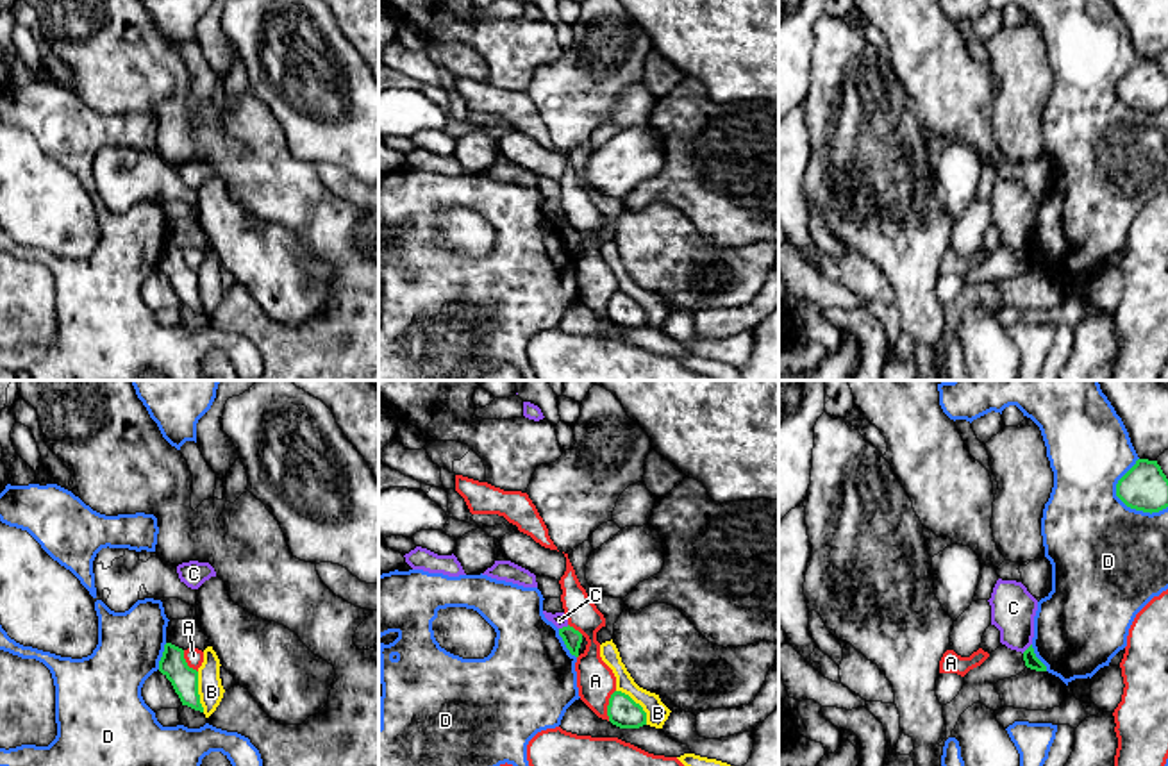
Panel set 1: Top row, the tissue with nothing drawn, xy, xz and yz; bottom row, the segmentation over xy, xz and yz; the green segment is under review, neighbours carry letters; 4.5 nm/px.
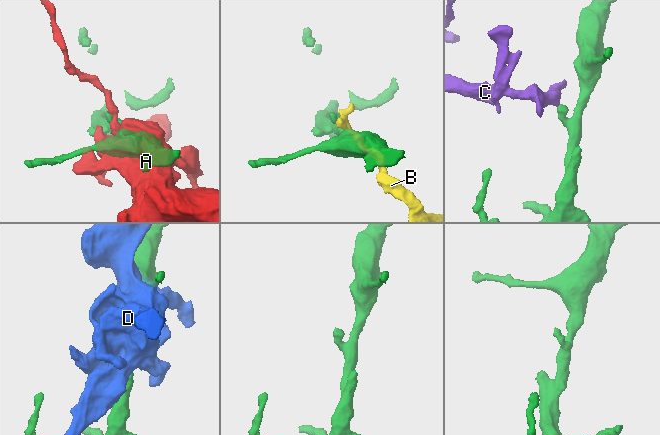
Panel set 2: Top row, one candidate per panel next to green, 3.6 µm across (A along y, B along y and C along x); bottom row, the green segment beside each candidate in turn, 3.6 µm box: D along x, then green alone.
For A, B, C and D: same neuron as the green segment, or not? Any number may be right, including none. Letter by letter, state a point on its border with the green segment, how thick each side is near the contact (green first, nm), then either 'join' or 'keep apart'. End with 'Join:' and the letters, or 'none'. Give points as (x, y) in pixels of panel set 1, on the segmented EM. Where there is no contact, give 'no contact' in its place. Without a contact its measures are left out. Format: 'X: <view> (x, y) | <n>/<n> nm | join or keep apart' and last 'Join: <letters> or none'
A: xz (608, 706) | 140/170 nm | keep apart
B: xz (638, 704) | 140/100 nm | keep apart
C: xz (563, 627) | 90/70 nm | keep apart
D: yz (1118, 497) | 200/460 nm | keep apart
Join: none

